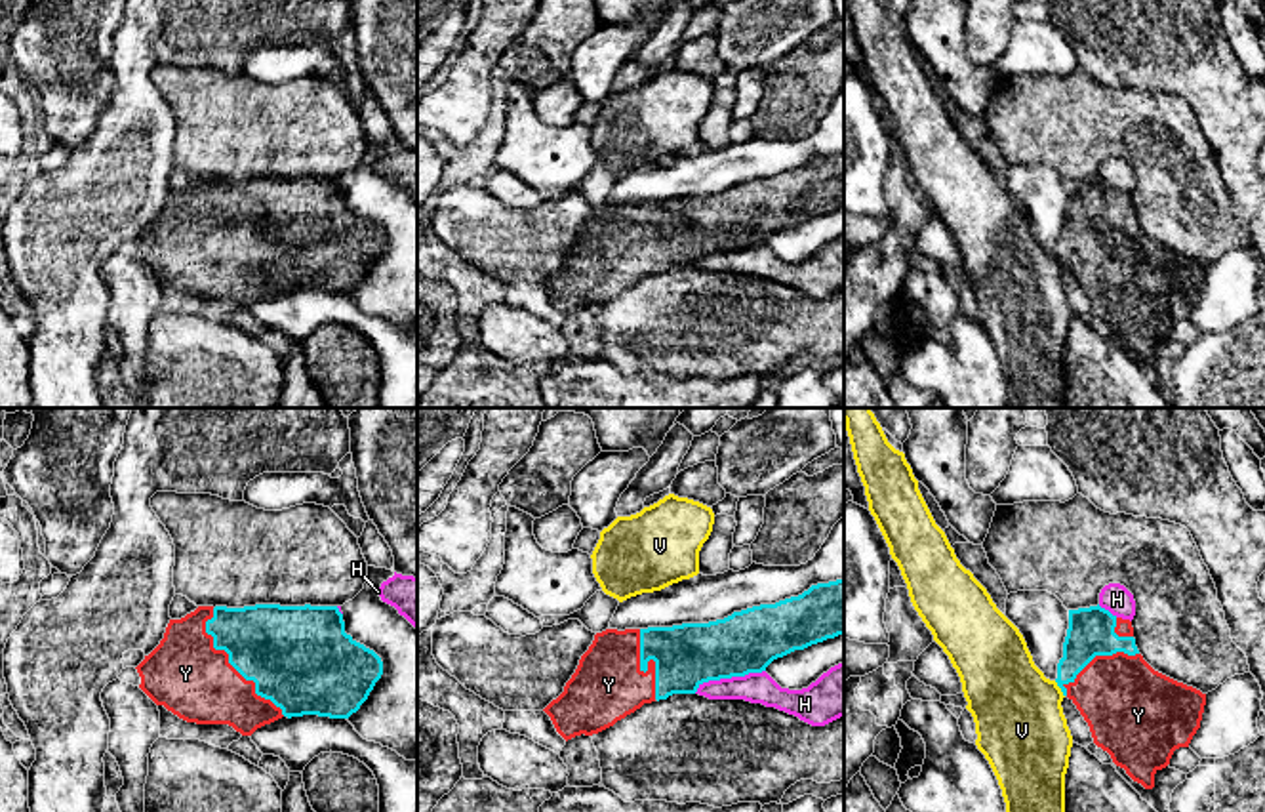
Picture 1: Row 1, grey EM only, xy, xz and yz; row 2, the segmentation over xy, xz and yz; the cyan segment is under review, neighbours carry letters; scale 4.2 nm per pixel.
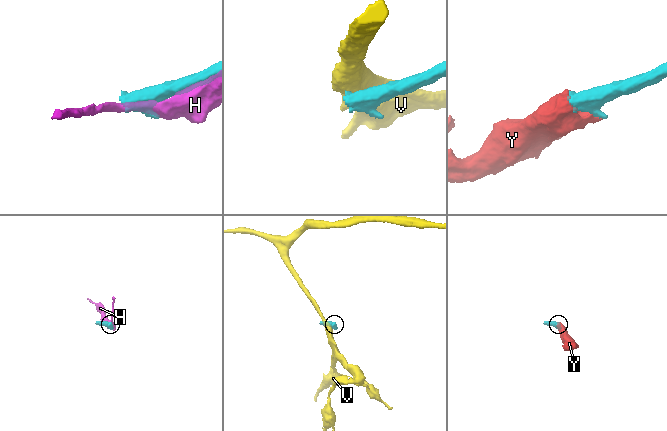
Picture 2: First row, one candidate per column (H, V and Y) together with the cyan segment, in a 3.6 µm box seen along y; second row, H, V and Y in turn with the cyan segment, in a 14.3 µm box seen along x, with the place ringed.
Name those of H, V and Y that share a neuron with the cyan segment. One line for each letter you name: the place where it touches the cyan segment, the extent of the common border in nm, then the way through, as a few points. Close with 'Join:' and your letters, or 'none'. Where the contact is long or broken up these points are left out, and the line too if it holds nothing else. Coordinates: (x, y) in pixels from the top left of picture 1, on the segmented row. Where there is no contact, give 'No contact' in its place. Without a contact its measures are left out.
Y: Touches cyan at xy (233, 666). Shared border 550 nm
Join: Y

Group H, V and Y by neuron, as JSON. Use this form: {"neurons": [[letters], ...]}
{"neurons": [["H"], ["V"], ["Y"]]}

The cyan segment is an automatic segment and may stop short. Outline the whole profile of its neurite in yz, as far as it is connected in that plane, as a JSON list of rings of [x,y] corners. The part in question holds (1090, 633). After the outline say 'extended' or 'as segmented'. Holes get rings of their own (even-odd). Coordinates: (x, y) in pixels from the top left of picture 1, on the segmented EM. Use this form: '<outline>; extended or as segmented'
[[[1099,604],[1069,610],[1055,682],[1088,722],[1094,743],[1145,789],[1155,787],[1155,774],[1170,764],[1175,749],[1189,747],[1206,705],[1206,694],[1155,671],[1135,646],[1132,621]]]; extended

